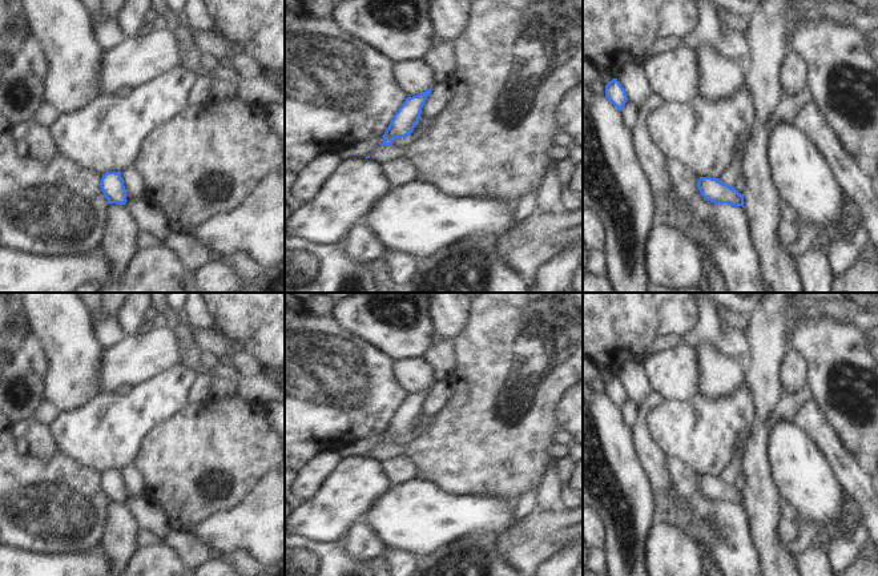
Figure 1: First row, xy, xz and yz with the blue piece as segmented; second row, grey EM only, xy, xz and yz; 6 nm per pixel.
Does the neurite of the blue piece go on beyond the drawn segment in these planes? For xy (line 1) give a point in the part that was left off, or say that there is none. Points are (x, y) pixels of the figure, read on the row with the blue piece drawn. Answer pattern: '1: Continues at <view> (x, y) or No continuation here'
1: No continuation here

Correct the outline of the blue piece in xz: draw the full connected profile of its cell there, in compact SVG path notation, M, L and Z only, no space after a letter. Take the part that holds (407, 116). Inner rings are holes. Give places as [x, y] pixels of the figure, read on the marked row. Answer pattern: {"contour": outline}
{"contour": "M432 88L406 98L386 129L383 134L383 142L380 145L392 145L394 138L411 134L415 125L419 122L422 108L431 93L431 89Z"}

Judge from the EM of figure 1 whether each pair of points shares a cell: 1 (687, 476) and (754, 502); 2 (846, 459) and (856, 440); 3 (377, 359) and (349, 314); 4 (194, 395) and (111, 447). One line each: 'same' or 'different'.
1: different
2: different
3: different
4: different

